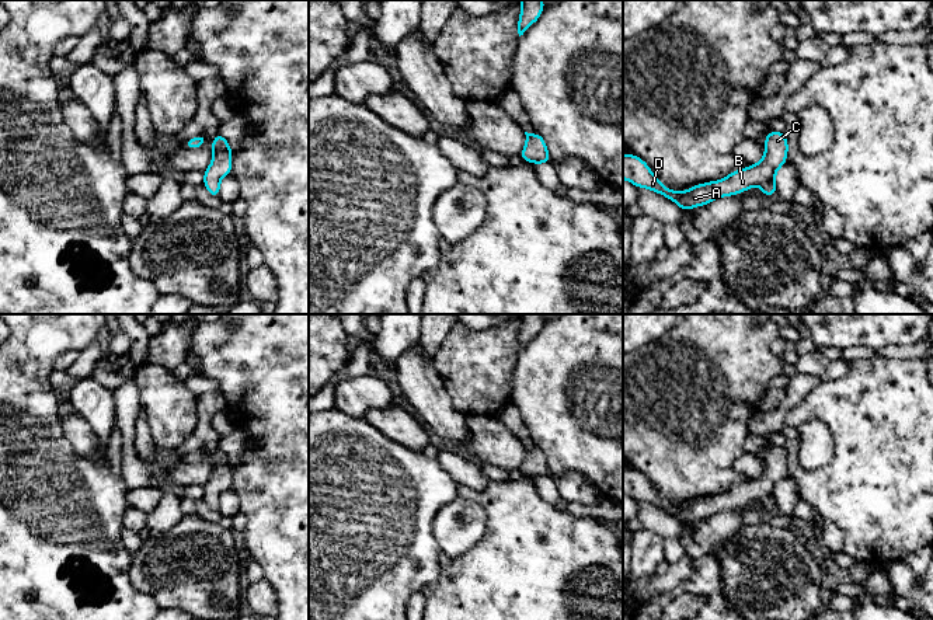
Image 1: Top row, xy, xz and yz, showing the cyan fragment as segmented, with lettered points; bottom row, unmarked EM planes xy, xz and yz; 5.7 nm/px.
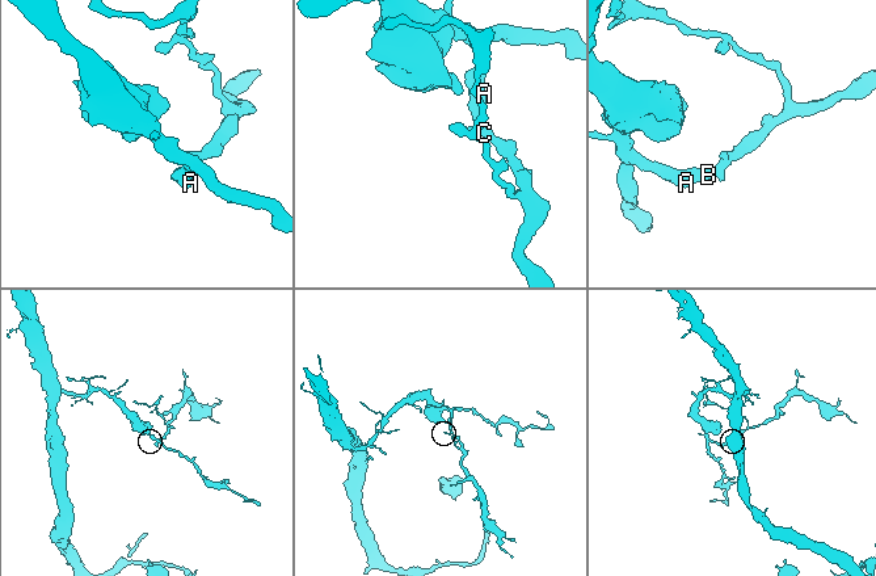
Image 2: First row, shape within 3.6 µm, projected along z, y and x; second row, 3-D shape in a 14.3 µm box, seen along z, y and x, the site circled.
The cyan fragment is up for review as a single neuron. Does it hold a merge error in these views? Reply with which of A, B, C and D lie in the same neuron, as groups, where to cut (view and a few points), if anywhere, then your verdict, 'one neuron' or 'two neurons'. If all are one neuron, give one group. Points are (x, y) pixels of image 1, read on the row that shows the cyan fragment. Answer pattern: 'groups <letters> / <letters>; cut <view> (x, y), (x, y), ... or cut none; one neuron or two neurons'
groups A B C D; cut none; one neuron

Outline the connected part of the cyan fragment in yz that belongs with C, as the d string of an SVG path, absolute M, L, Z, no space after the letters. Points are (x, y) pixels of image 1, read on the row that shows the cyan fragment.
M767 132L765 137L765 153L762 160L753 166L730 173L725 178L697 184L686 191L666 188L651 171L650 166L640 157L623 154L623 180L637 188L647 188L675 202L683 212L704 206L718 198L732 196L759 187L763 196L774 195L777 170L786 166L788 153L787 136L784 132Z

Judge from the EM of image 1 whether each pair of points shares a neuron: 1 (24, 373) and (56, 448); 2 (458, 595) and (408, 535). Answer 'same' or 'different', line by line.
1: same
2: different

